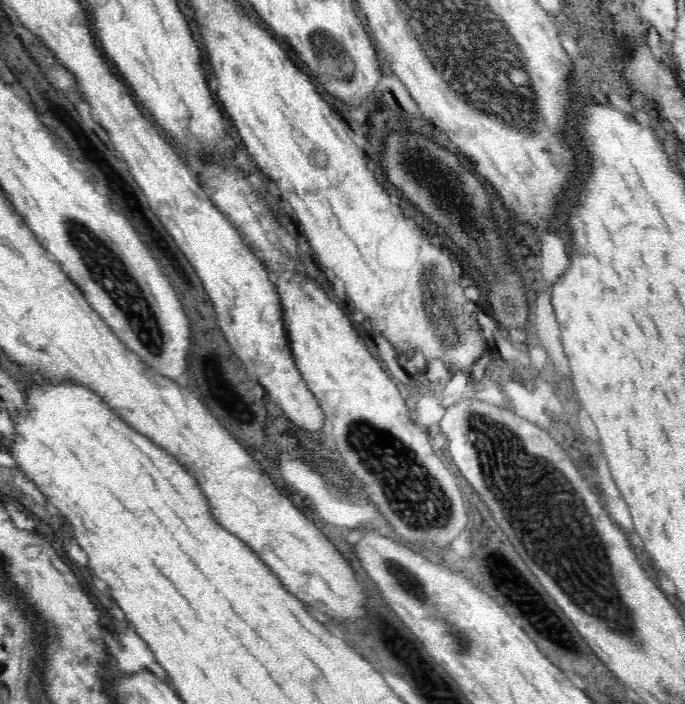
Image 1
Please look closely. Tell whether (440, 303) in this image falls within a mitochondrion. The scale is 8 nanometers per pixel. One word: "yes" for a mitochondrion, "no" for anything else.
yes

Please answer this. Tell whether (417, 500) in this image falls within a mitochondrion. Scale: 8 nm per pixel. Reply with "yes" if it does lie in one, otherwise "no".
yes

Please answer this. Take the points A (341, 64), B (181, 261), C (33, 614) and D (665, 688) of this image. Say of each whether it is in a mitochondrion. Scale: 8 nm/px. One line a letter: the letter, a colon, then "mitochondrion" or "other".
A: mitochondrion
B: other
C: other
D: mitochondrion

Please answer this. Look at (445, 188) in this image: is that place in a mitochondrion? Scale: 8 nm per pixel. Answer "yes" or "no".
yes

